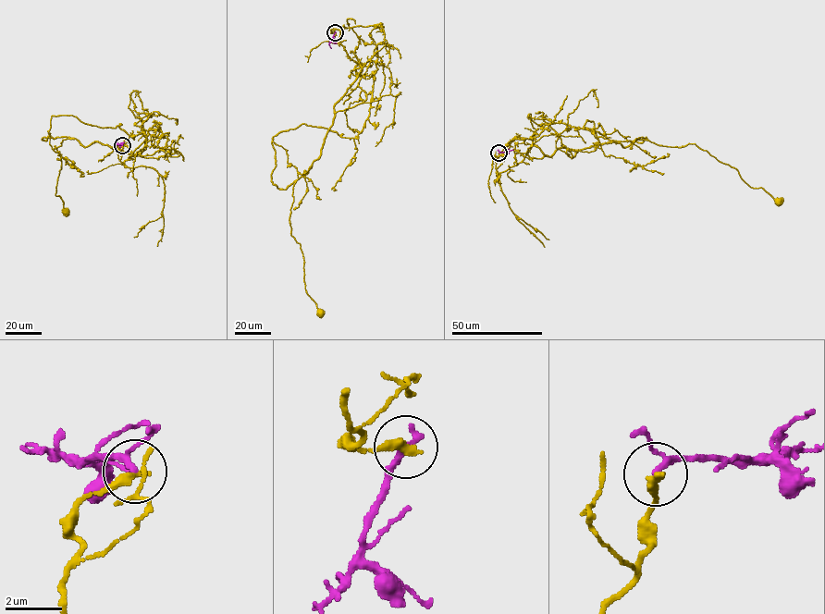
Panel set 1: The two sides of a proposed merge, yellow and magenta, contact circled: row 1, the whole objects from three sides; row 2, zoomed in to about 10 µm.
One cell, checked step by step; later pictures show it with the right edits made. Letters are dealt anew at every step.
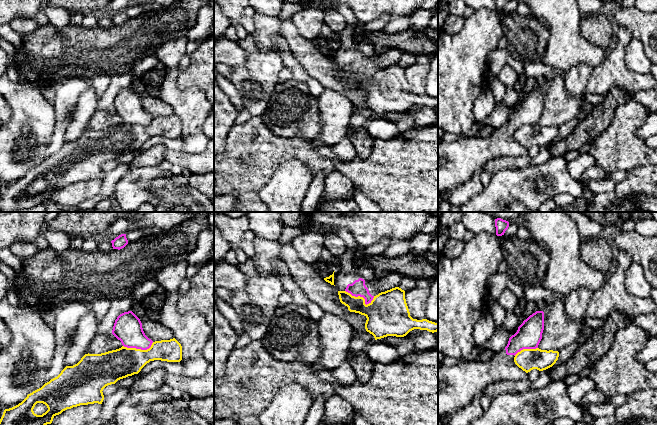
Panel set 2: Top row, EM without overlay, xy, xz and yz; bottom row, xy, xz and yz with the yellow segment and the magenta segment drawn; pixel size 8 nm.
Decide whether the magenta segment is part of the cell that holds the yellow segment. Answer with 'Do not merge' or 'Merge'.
Do not merge

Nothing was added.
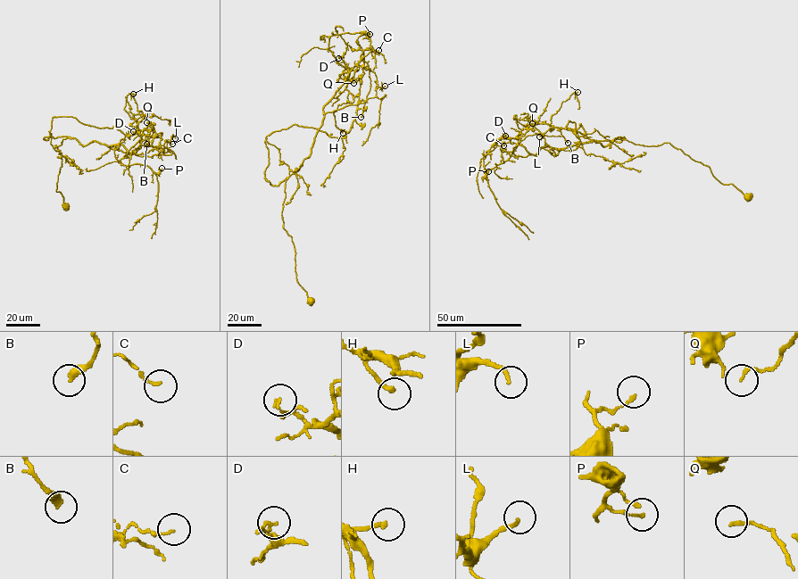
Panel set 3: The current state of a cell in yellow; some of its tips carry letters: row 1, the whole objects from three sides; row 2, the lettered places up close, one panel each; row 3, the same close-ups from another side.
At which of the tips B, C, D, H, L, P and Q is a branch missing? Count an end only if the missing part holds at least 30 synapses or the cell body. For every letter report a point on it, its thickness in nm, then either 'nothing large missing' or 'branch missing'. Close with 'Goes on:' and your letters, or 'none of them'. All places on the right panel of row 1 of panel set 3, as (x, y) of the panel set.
B: (568, 143) | 400 nm | nothing large missing
C: (503, 145) | 110 nm | nothing large missing
D: (505, 136) | 140 nm | nothing large missing
H: (577, 92) | 200 nm | nothing large missing
L: (539, 136) | 150 nm | nothing large missing
P: (488, 171) | 130 nm | nothing large missing
Q: (532, 123) | 170 nm | nothing large missing
Goes on: none of them

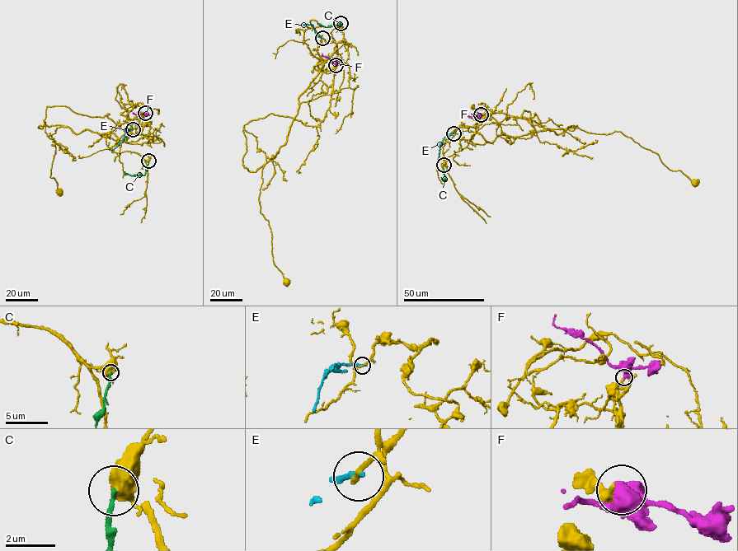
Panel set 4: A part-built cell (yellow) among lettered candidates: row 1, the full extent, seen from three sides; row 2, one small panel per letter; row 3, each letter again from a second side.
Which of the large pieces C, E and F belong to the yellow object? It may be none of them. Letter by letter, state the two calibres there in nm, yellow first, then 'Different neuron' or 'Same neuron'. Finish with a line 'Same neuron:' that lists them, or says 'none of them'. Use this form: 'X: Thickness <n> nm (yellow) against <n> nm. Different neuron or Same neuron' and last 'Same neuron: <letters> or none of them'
C: Thickness 550 nm (yellow) against 160 nm. Different neuron
E: Thickness 240 nm (yellow) against 240 nm. Different neuron
F: Thickness 200 nm (yellow) against 550 nm. Same neuron
Same neuron: F

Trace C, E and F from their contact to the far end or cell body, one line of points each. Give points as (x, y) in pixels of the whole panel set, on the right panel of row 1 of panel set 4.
C: (444, 165), (443, 172), (446, 180), (440, 177)
E: (453, 133), (444, 137), (439, 157)
F: (481, 114), (467, 116)

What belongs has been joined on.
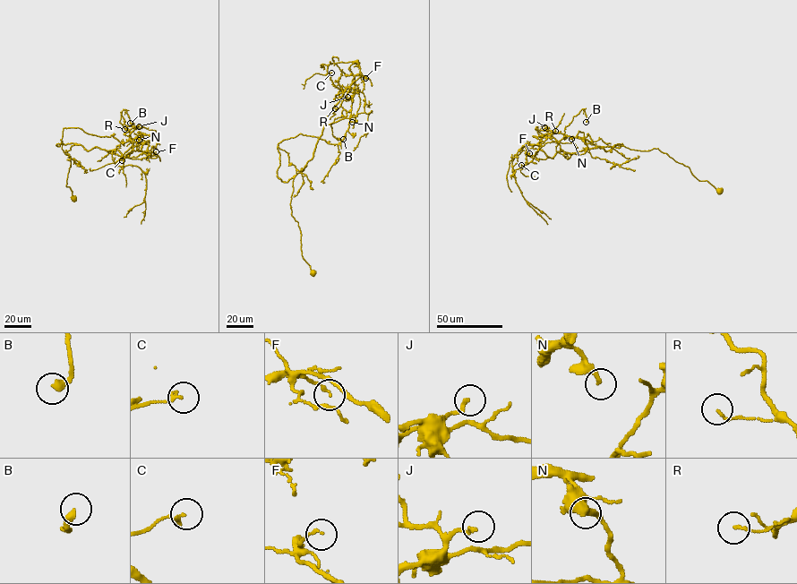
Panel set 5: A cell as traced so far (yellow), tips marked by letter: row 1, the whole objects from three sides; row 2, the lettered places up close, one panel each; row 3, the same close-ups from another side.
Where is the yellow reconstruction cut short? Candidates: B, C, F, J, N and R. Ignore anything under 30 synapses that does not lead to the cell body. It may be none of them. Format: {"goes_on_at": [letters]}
{"goes_on_at": ["N"]}

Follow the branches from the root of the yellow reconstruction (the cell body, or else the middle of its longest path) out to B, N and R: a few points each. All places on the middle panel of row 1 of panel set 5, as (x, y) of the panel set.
B: (313, 272), (291, 215), (293, 179), (323, 127), (344, 118), (344, 109), (330, 125), (343, 139)
N: (313, 272), (291, 215), (296, 175), (287, 182), (277, 176), (278, 144), (301, 133), (338, 144), (352, 122)
R: (313, 272), (291, 215), (293, 179), (312, 158), (323, 127), (347, 115), (340, 104), (335, 108)

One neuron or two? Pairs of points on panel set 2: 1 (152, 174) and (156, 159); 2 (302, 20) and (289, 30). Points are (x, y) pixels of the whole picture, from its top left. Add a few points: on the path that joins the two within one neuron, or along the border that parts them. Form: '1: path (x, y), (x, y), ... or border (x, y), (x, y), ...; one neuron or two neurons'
1: border (142, 165), (158, 166); two neurons
2: border (290, 20), (301, 35), (312, 40); two neurons

